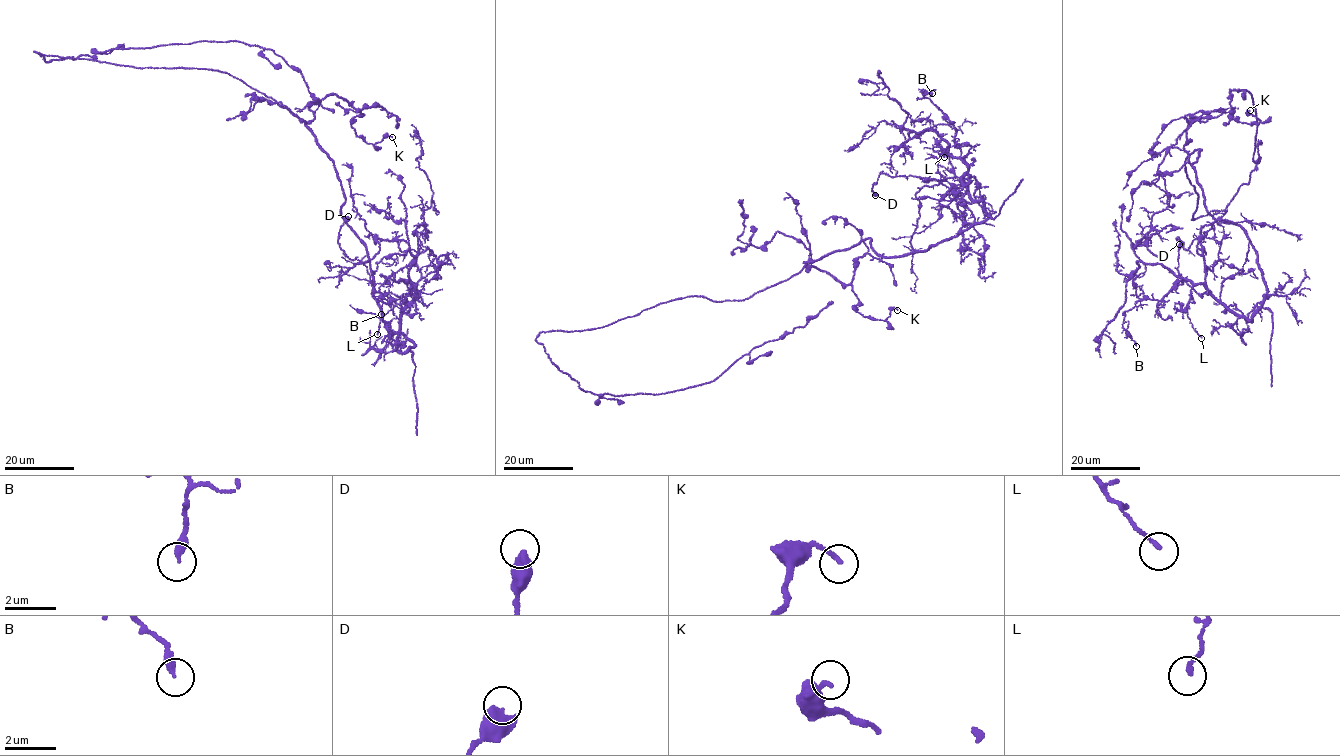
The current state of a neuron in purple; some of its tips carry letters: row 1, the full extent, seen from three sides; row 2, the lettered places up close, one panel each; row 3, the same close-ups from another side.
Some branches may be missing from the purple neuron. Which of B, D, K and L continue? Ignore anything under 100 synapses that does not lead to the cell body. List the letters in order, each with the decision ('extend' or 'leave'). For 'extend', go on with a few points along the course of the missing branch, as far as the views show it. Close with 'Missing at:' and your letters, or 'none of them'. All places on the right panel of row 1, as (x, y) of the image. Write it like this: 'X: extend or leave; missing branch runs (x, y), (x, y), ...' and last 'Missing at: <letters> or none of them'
B: leave
D: leave
K: leave
L: leave
Missing at: none of them

